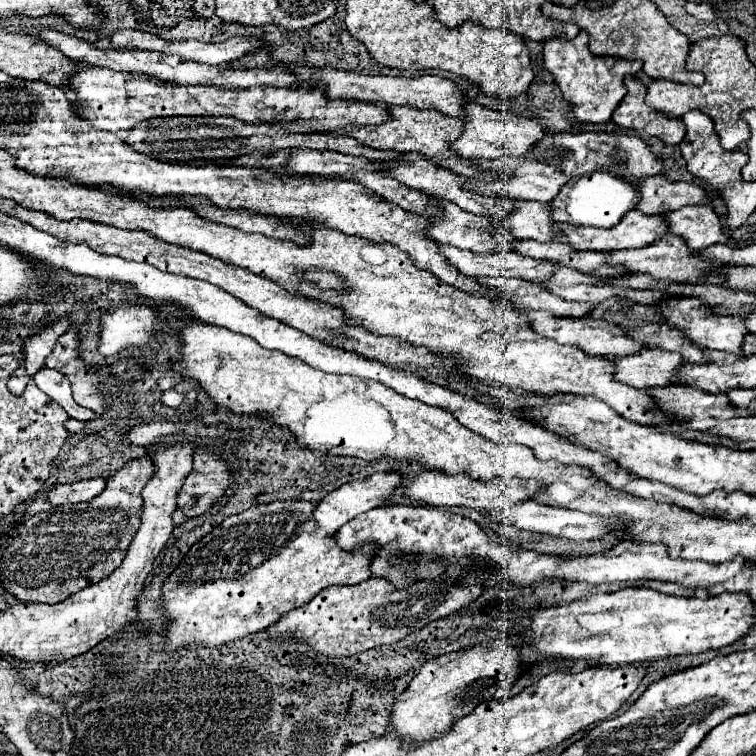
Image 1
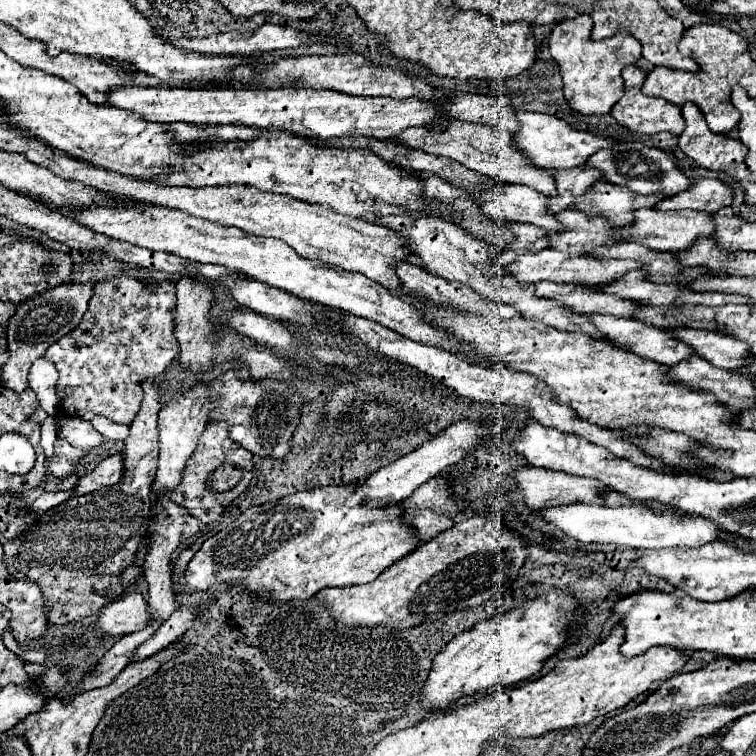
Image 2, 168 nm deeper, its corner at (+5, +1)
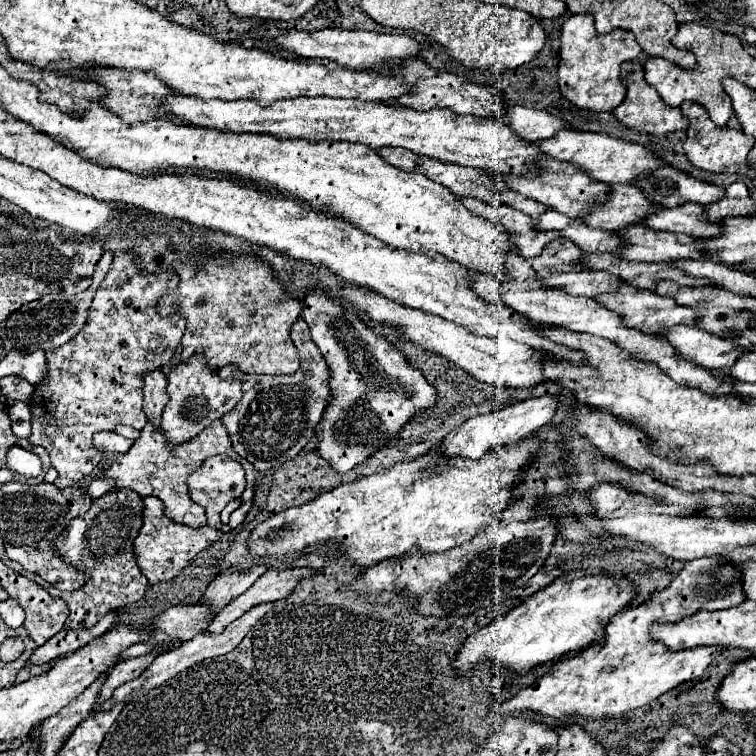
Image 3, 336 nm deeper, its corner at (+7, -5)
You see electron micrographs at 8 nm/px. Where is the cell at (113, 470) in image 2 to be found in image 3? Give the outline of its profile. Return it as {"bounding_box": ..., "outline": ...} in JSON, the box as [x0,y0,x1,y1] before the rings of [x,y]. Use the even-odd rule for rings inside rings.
{"bounding_box":[103,420,257,528],"outline":[[[215,420],[211,426],[207,426],[197,438],[177,446],[175,450],[173,448],[167,448],[167,440],[163,436],[161,430],[155,430],[151,424],[147,424],[143,430],[141,430],[141,436],[133,442],[131,450],[121,454],[119,460],[115,460],[109,470],[105,470],[103,474],[103,480],[111,480],[115,484],[115,488],[129,488],[129,490],[135,490],[139,496],[157,496],[161,498],[161,502],[165,504],[165,514],[179,522],[179,524],[187,524],[191,528],[201,528],[207,524],[207,516],[205,516],[205,508],[195,504],[189,496],[189,486],[187,486],[187,478],[197,470],[201,468],[203,460],[207,460],[209,456],[213,454],[227,454],[231,456],[233,460],[241,462],[243,468],[247,470],[247,476],[249,476],[249,482],[247,482],[247,488],[245,492],[241,494],[241,502],[249,502],[253,498],[253,488],[255,488],[255,480],[257,480],[257,470],[245,460],[241,458],[233,446],[231,446],[231,440],[229,440],[229,434],[227,430],[223,428],[223,422],[221,420]]]}

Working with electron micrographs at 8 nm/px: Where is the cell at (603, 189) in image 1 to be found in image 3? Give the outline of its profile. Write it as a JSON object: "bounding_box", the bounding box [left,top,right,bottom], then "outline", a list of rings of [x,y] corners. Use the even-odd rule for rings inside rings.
{"bounding_box":[643,204,719,238],"outline":[[[681,204],[679,208],[659,206],[659,212],[651,212],[643,226],[667,232],[685,232],[687,236],[711,238],[719,234],[719,226],[707,222],[701,204]]]}

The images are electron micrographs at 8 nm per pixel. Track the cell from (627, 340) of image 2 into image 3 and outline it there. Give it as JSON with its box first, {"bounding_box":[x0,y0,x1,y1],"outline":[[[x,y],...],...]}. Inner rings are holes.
{"bounding_box":[657,324,745,368],"outline":[[[679,324],[675,328],[667,328],[667,332],[659,332],[657,336],[671,340],[671,346],[679,356],[695,360],[695,364],[701,364],[703,368],[727,368],[745,352],[745,348],[733,346],[695,326]]]}

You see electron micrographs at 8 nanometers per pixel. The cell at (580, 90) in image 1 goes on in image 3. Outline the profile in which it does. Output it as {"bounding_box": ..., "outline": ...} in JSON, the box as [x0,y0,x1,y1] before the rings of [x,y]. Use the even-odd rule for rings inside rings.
{"bounding_box":[559,16,641,112],"outline":[[[571,16],[561,26],[559,48],[559,88],[561,94],[581,110],[611,112],[625,98],[625,86],[619,78],[621,64],[635,60],[641,54],[641,46],[629,30],[617,28],[609,34],[597,34],[593,28],[593,16]]]}

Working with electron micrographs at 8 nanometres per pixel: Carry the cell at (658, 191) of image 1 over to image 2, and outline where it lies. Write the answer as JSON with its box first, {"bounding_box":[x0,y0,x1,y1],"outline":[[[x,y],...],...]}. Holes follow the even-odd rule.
{"bounding_box":[659,178,733,212],"outline":[[[705,178],[705,180],[695,180],[693,188],[665,198],[659,210],[705,210],[705,212],[715,212],[723,206],[731,206],[733,202],[733,190],[717,178]]]}

